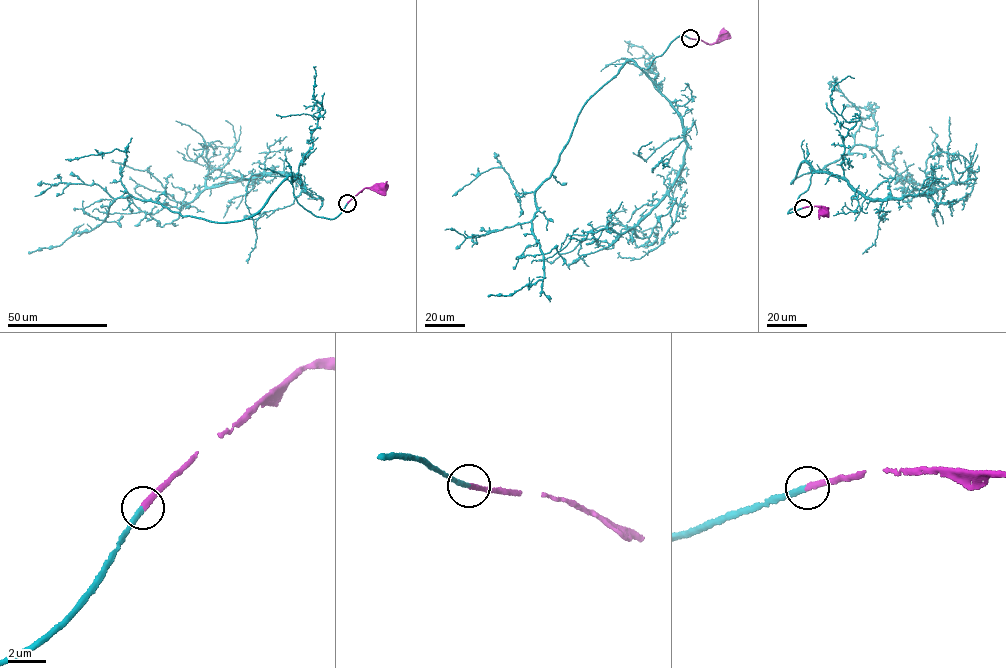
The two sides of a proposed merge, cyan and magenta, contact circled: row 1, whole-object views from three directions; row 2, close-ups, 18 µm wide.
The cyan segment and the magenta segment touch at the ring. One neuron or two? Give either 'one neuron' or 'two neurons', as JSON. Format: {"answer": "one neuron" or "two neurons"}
{"answer": "one neuron"}

